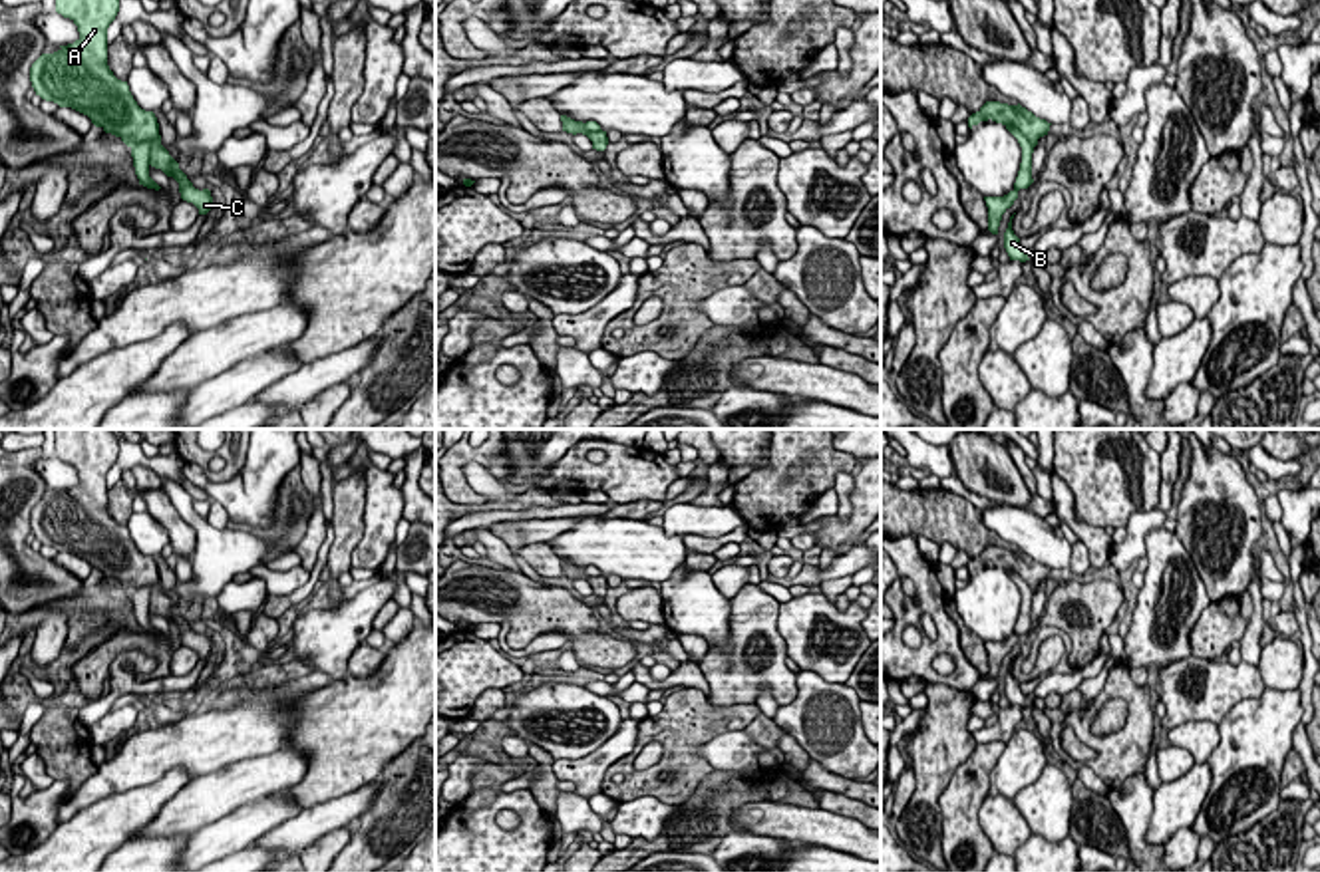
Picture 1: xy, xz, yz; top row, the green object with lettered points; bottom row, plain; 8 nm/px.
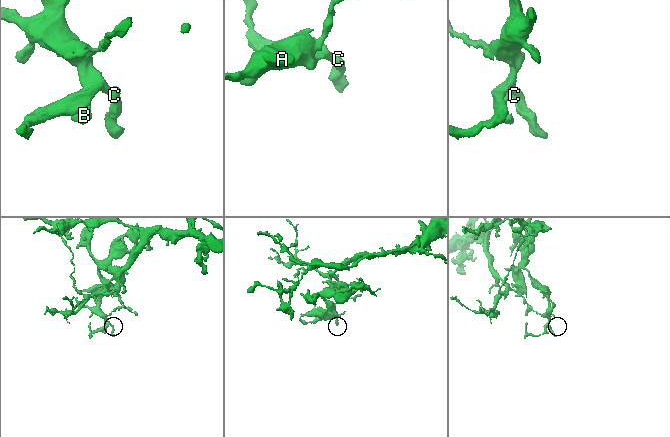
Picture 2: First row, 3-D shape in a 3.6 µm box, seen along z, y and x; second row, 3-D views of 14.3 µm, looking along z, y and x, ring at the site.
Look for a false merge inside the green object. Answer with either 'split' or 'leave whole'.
split

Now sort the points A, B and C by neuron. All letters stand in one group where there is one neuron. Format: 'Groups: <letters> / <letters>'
Groups: A C / B

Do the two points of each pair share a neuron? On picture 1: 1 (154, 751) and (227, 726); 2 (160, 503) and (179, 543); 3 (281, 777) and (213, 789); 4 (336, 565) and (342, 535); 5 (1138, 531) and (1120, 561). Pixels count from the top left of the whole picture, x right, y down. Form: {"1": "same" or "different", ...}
{"1": "same", "2": "same", "3": "same", "4": "same", "5": "same"}

